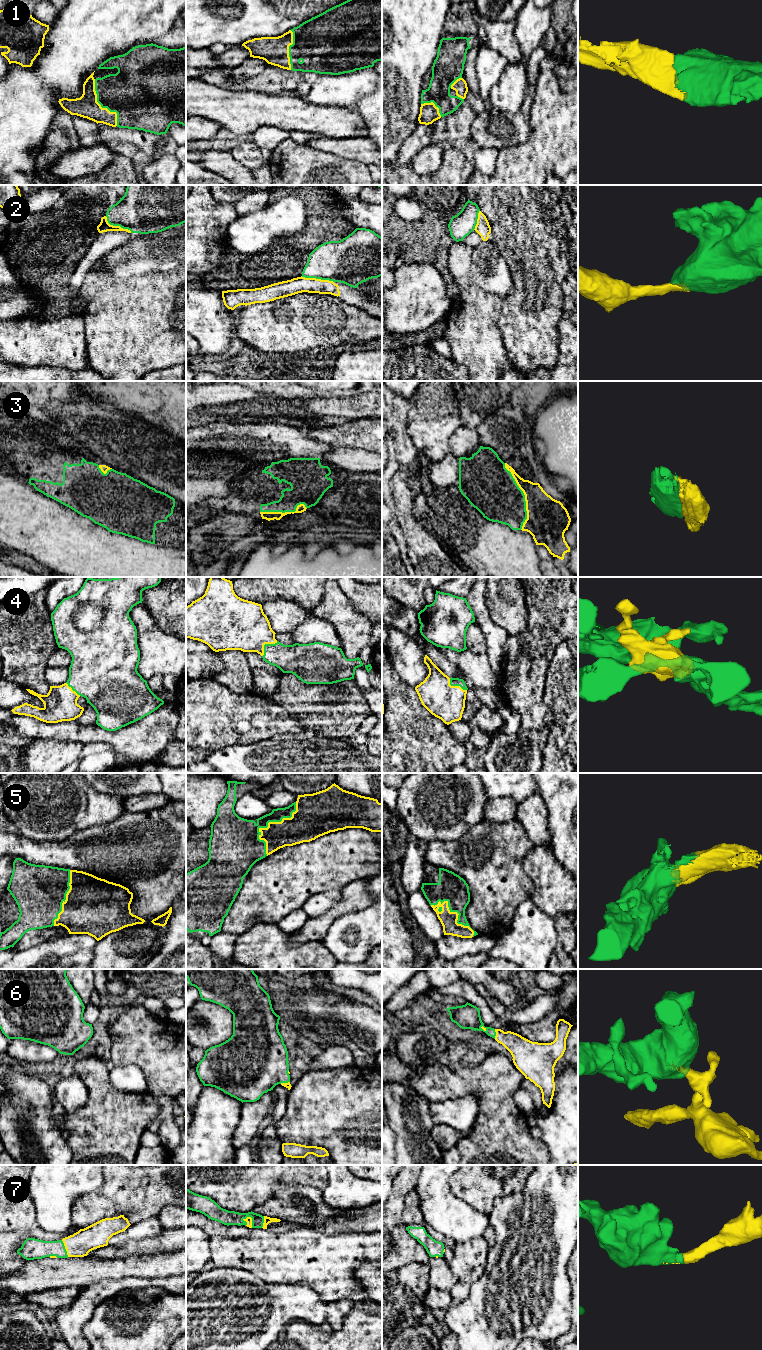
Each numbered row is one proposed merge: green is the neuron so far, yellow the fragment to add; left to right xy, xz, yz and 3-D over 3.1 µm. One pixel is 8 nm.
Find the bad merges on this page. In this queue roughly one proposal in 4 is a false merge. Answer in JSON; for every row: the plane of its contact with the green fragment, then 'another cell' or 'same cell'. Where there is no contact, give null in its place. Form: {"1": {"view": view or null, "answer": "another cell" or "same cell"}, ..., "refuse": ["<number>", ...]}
{"1": {"view": "xy", "answer": "same cell"}, "2": {"view": "xz", "answer": "same cell"}, "3": {"view": "yz", "answer": "another cell"}, "4": {"view": "xz", "answer": "same cell"}, "5": {"view": "xz", "answer": "same cell"}, "6": {"view": "yz", "answer": "same cell"}, "7": {"view": "xz", "answer": "same cell"}, "refuse": ["3"]}

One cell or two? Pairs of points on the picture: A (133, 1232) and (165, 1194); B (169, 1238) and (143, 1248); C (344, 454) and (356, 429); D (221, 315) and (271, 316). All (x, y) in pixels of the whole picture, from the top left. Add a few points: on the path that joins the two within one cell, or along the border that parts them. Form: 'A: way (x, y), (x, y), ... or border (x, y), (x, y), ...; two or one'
A: border (155, 1216), (142, 1219), (131, 1225); two
B: way (163, 1243), (149, 1247); one
C: border (333, 446), (357, 446), (370, 451); two
D: border (235, 314), (236, 326); two

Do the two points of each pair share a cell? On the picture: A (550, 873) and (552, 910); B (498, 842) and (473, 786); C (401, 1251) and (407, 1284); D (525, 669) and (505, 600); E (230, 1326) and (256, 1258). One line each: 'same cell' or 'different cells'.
A: same cell
B: different cells
C: different cells
D: different cells
E: different cells

